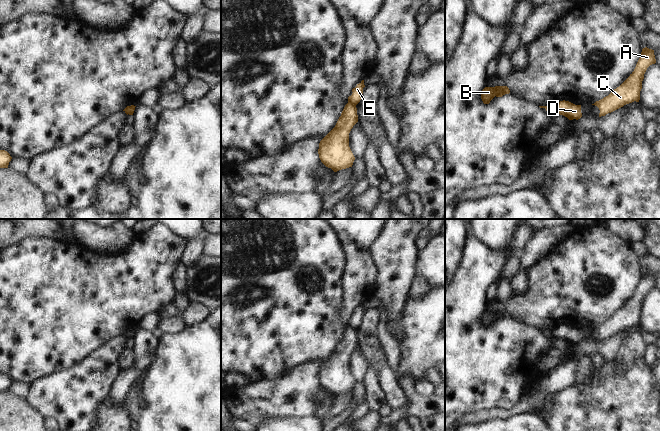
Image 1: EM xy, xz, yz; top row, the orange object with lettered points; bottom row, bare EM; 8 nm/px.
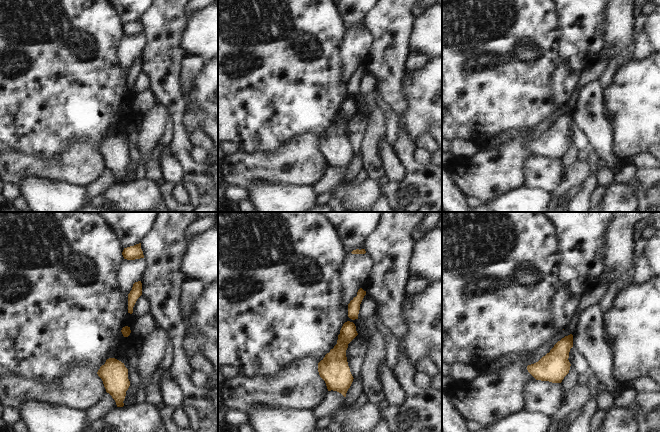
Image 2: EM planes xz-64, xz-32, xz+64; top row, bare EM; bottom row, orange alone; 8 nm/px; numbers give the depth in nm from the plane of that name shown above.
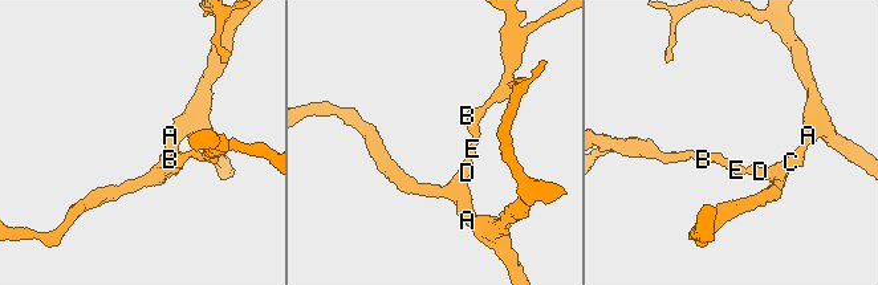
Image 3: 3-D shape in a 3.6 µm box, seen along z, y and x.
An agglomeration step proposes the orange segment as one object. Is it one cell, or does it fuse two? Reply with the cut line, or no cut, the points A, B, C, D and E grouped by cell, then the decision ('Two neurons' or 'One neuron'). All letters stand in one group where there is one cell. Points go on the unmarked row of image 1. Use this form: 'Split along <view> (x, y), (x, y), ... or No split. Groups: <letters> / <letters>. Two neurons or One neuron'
Split along xz (348, 325), (355, 329). Groups: A C D / B E. Two neurons

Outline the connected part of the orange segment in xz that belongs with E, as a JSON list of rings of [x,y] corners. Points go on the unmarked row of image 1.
[[[362,304],[359,308],[357,308],[355,312],[352,313],[353,317],[351,320],[348,321],[348,326],[357,329],[361,324],[364,311],[364,304]]]

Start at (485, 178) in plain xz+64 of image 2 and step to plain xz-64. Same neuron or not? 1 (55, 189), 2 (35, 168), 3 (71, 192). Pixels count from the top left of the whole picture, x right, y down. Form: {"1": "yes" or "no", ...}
{"1": "no", "2": "yes", "3": "no"}

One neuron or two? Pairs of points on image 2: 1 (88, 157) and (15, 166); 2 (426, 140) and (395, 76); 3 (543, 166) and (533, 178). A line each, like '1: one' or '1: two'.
1: one
2: two
3: one

